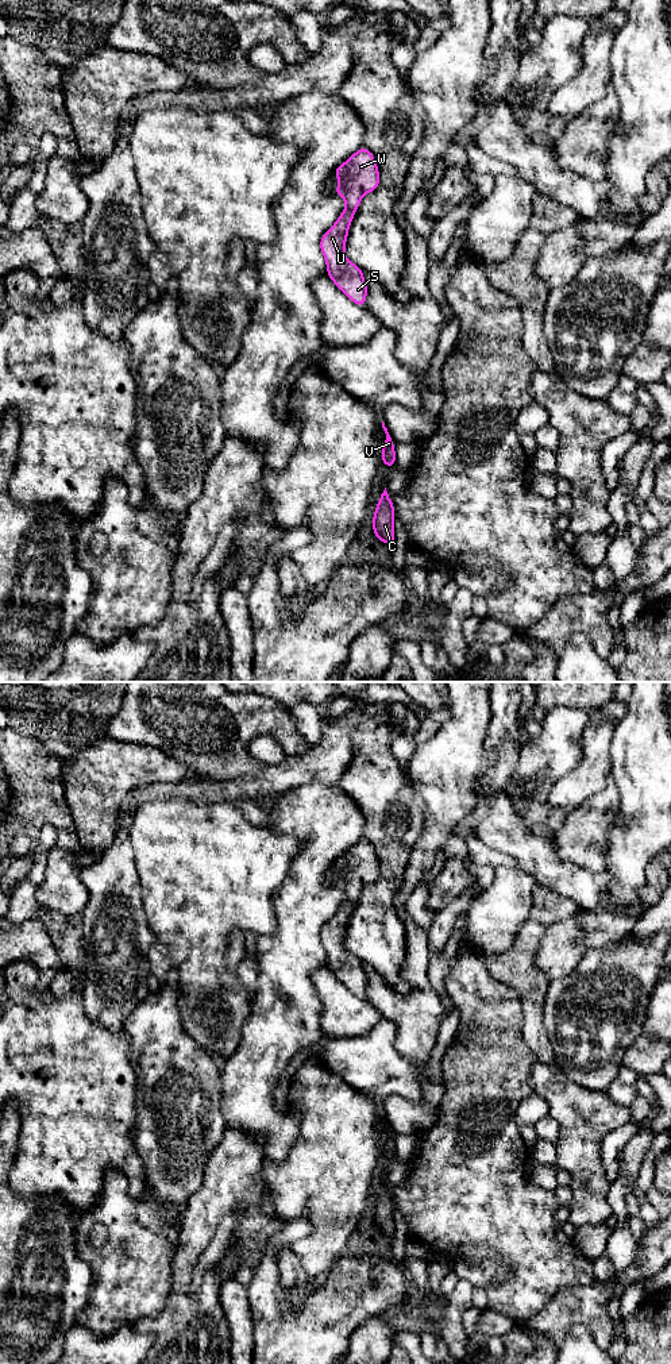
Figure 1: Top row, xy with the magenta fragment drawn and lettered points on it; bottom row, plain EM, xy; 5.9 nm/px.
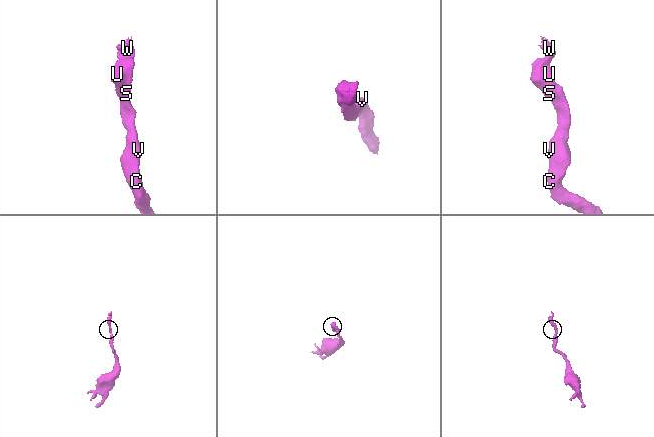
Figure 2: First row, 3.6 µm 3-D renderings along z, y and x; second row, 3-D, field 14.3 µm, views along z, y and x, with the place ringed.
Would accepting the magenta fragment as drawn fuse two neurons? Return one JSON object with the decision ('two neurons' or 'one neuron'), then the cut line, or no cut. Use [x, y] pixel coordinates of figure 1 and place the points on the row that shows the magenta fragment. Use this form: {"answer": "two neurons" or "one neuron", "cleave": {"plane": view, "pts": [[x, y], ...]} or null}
{"answer": "one neuron", "cleave": null}

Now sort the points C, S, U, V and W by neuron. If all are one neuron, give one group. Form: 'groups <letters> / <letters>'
groups C S U V W

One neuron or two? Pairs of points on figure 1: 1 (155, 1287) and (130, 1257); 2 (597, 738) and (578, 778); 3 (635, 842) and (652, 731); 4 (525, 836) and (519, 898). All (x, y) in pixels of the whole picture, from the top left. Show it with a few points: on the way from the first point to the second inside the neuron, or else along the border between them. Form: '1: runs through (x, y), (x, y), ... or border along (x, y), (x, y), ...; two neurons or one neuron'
1: runs through (149, 1280), (132, 1264); one neuron
2: runs through (596, 747), (596, 761), (587, 769); one neuron
3: runs through (646, 815), (646, 758); one neuron
4: border along (516, 867), (525, 871), (536, 883); two neurons

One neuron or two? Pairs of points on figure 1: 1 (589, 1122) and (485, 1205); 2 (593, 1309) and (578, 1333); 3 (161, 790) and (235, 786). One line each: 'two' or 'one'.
1: two
2: two
3: one

